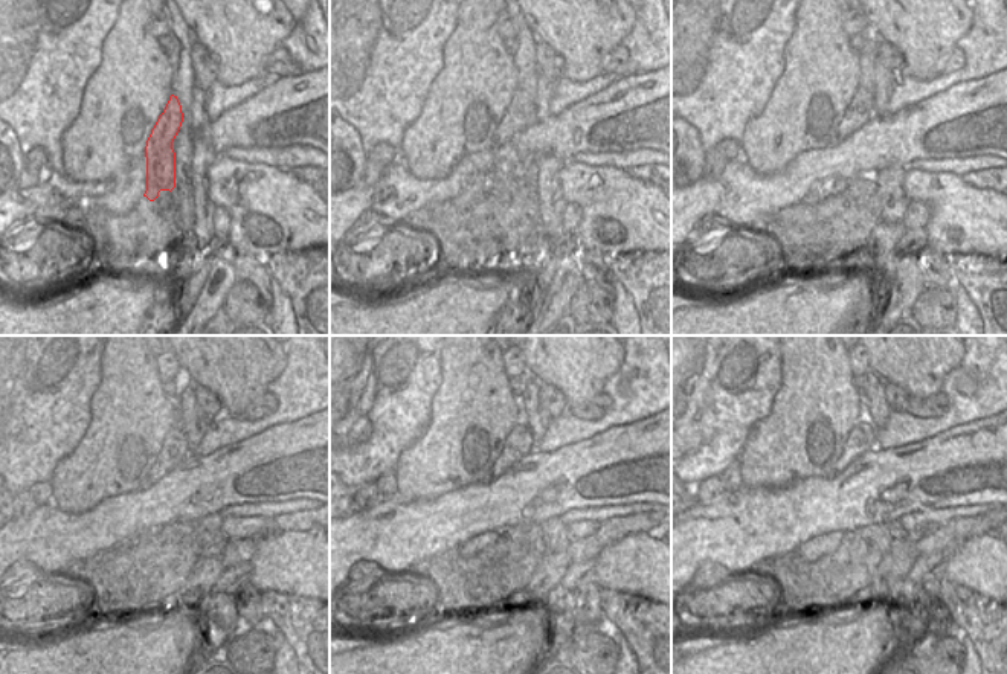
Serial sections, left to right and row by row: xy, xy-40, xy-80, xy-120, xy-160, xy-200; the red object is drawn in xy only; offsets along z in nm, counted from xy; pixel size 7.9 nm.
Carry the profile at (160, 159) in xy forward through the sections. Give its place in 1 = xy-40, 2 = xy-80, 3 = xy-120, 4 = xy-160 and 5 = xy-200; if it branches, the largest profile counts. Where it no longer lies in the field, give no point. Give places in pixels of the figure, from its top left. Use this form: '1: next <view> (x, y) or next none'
1: next xy-40 (521, 113)
2: next xy-80 (859, 110)
3: next xy-120 (174, 449)
4: next xy-160 (519, 442)
5: next xy-200 (862, 438)

